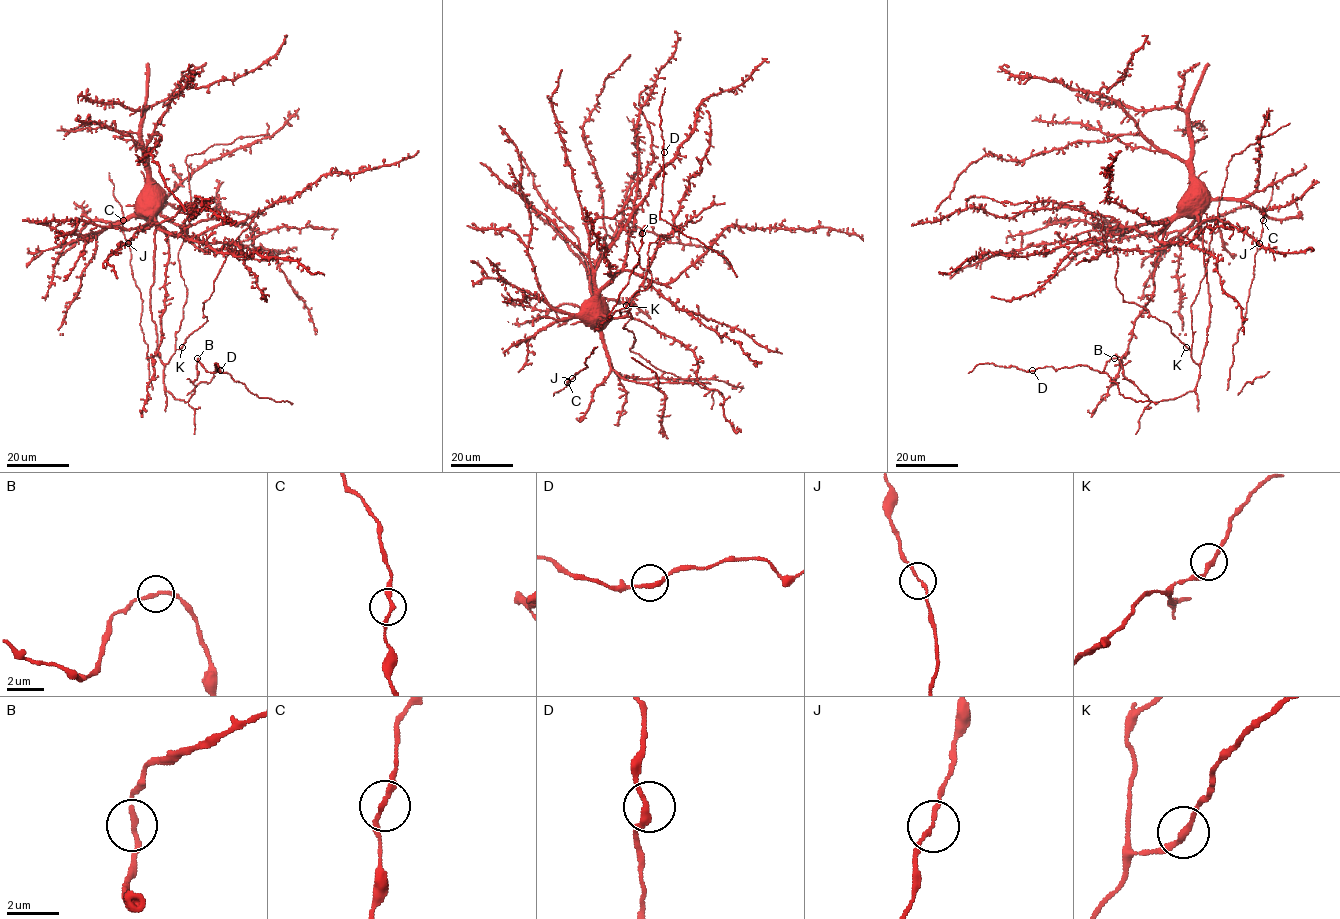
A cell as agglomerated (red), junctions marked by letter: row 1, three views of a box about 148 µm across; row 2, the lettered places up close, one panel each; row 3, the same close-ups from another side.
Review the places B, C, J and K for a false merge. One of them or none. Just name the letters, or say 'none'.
none

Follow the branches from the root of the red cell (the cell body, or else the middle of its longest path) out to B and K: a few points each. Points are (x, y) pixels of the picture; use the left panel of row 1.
B: (145, 202), (151, 198), (155, 223), (151, 319), (164, 388), (175, 399), (186, 402), (194, 392), (197, 358)
K: (145, 202), (145, 197), (151, 198), (155, 223), (150, 313), (157, 331), (157, 354), (166, 364), (182, 347)

